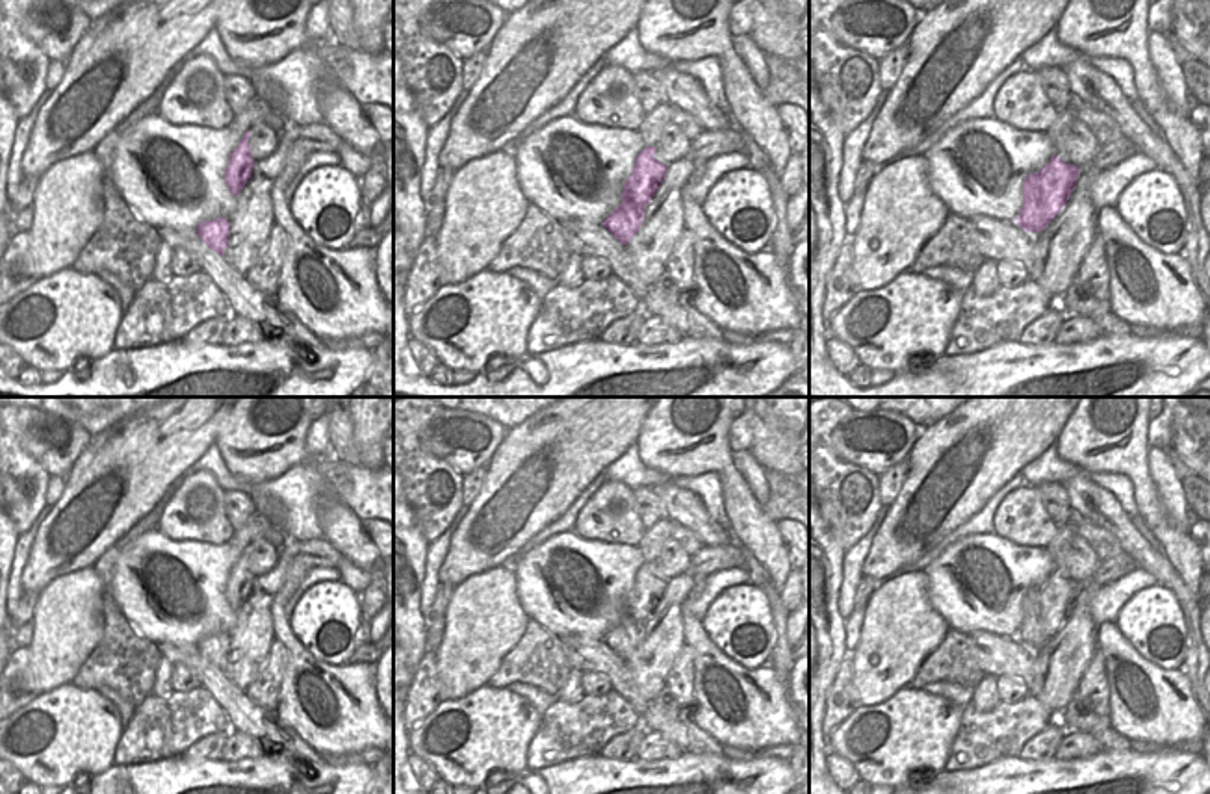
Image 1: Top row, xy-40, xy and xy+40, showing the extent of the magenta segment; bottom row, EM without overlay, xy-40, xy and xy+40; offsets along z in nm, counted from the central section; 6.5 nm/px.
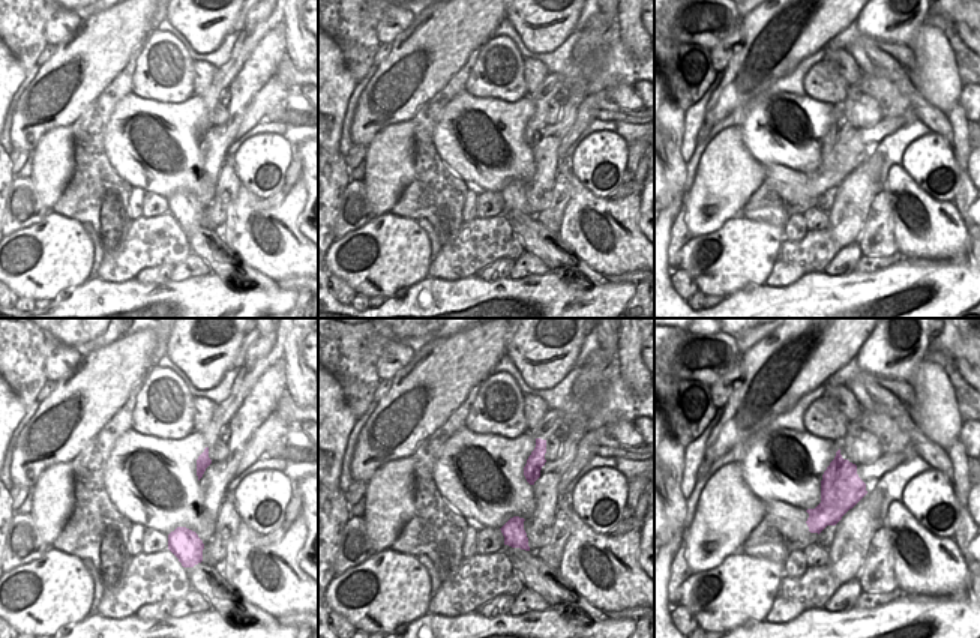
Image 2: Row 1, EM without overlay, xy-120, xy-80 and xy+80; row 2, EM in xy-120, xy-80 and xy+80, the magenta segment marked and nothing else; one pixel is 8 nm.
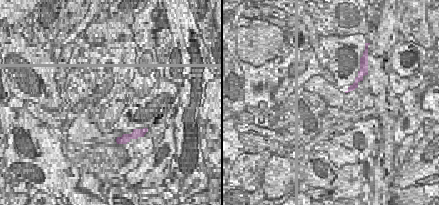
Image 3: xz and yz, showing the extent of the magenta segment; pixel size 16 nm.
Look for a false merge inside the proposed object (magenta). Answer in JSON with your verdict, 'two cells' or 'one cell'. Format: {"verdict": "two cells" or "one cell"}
{"verdict": "two cells"}

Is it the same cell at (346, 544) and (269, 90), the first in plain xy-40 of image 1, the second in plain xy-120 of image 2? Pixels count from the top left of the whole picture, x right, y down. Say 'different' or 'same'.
different

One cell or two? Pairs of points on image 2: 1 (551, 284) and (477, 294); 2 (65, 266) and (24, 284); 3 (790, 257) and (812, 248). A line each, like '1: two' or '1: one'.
1: one
2: one
3: one

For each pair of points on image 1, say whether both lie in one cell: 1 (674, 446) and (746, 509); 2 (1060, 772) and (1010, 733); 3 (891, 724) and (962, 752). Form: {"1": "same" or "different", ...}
{"1": "same", "2": "different", "3": "different"}

